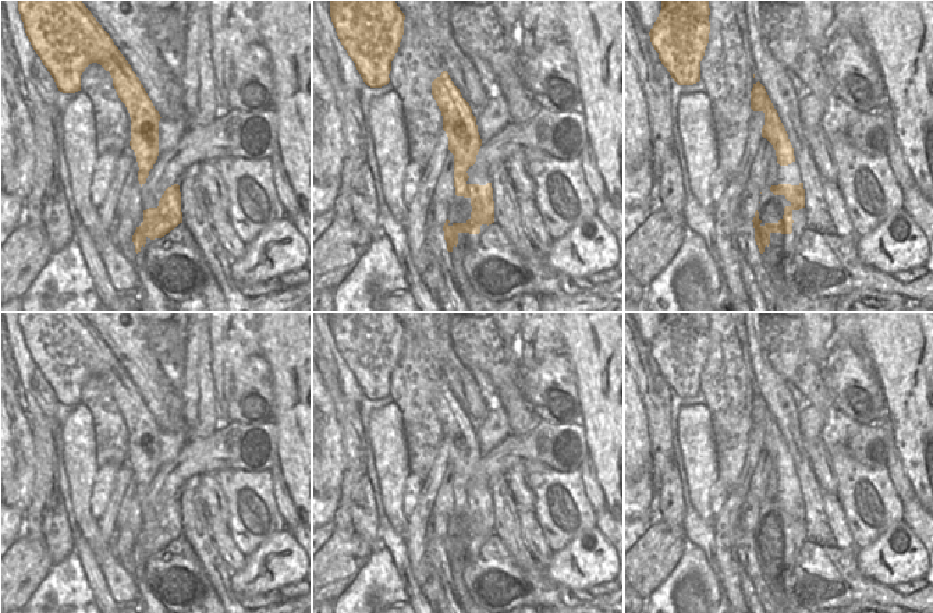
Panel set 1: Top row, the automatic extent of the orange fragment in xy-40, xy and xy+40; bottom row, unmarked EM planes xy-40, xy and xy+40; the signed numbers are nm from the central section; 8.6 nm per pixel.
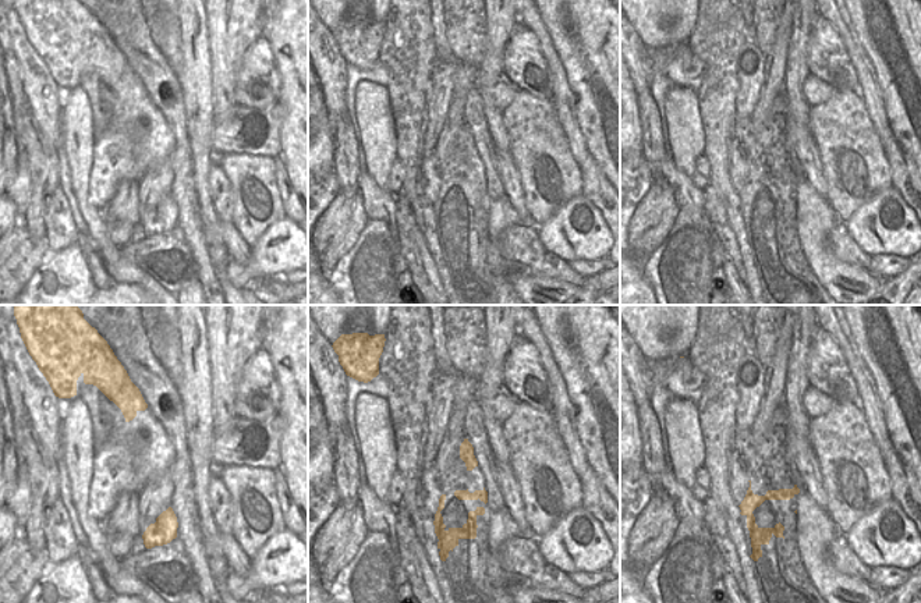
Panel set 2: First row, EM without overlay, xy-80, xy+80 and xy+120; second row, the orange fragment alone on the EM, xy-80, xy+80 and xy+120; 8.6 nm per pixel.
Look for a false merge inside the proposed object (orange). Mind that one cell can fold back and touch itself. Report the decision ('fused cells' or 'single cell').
single cell

